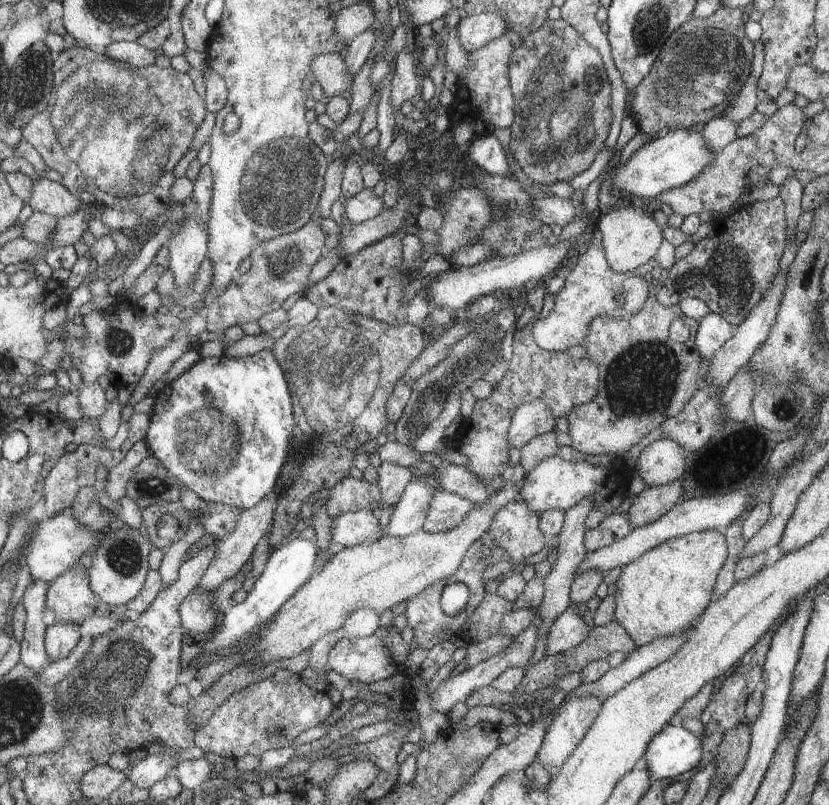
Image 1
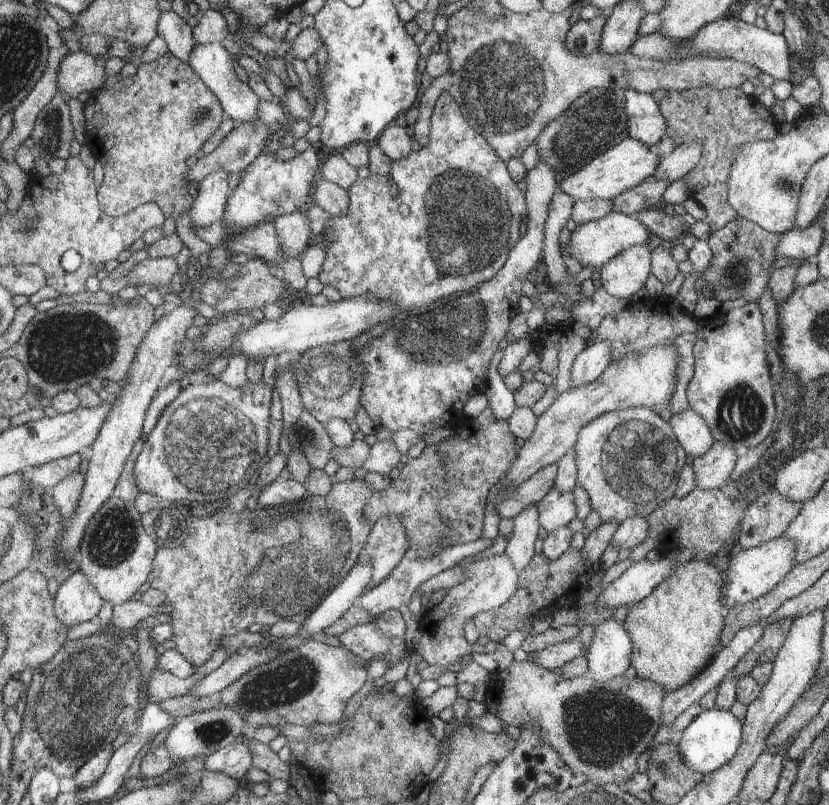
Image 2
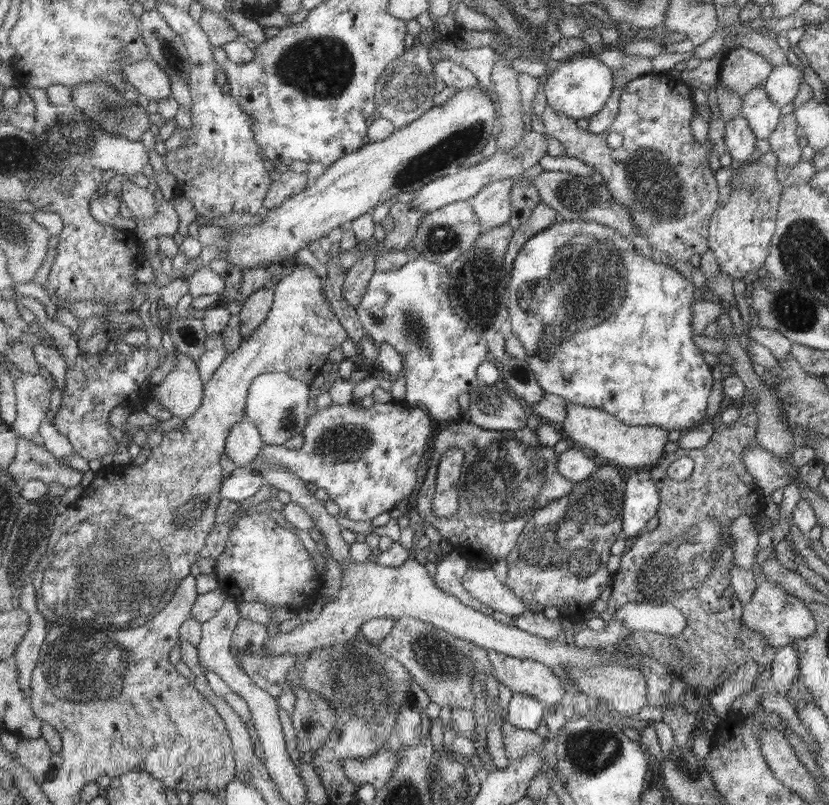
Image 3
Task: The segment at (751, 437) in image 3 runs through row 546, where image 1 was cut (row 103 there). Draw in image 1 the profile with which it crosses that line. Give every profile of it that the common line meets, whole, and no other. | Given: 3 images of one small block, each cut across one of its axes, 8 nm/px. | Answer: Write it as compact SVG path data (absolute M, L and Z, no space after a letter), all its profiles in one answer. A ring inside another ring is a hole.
M724 6L708 18L692 17L666 39L652 71L645 76L634 94L632 110L640 132L662 136L660 134L662 128L671 130L694 128L697 123L705 124L722 115L725 110L730 110L735 96L752 77L750 60L753 58L754 42L745 33L742 14L744 14L742 7Z

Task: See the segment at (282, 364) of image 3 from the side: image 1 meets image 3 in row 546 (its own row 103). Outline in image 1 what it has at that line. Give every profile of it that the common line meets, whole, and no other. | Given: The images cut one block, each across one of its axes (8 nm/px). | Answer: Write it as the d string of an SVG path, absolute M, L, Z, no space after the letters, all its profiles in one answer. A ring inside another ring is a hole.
M77 44L55 56L48 104L23 126L22 136L36 148L47 168L61 174L62 184L82 202L139 214L140 226L132 236L142 243L142 234L151 228L152 220L172 206L170 186L176 180L172 168L188 150L204 114L206 108L190 76L174 66L162 68L154 64L134 68L107 57L102 51Z

